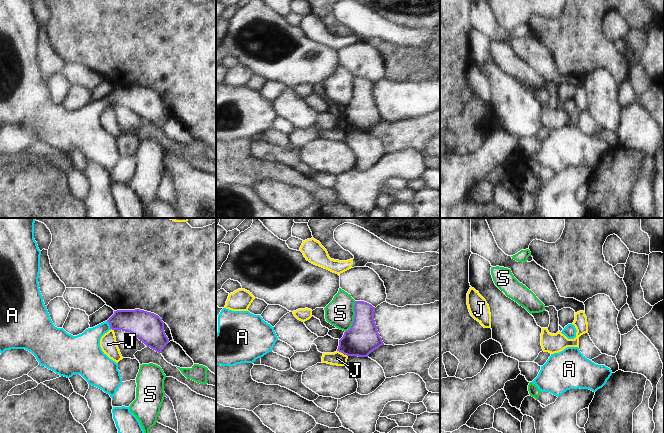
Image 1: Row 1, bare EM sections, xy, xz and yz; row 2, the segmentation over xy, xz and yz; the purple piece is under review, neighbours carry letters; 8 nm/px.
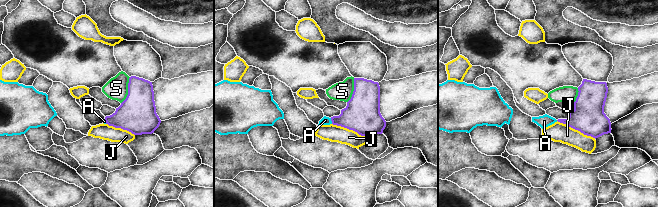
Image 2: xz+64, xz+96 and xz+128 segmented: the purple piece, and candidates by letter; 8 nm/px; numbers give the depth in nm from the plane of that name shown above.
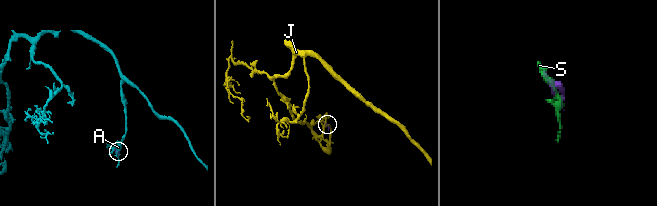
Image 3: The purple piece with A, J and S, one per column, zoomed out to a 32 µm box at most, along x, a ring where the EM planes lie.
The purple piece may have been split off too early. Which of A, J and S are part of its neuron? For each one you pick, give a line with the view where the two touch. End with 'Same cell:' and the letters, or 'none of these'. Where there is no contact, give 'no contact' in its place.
A: meets purple in xy
Same cell: A

